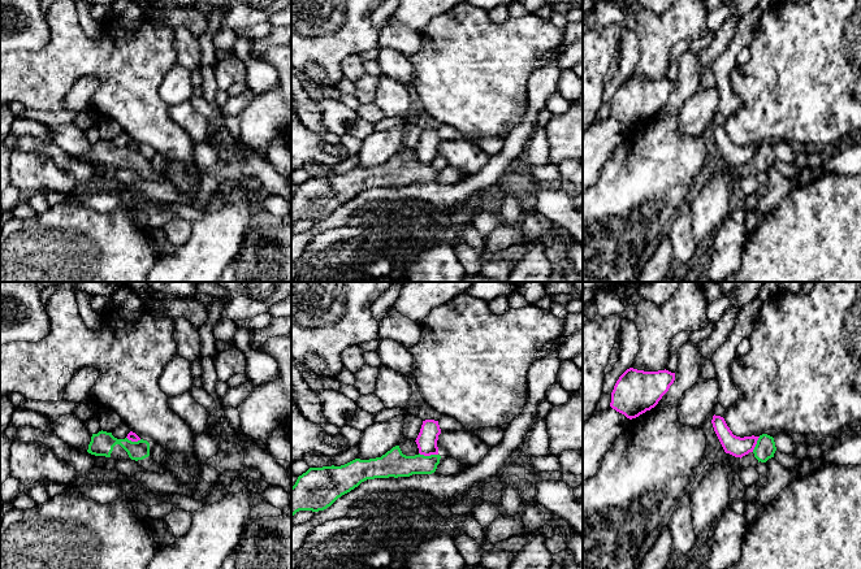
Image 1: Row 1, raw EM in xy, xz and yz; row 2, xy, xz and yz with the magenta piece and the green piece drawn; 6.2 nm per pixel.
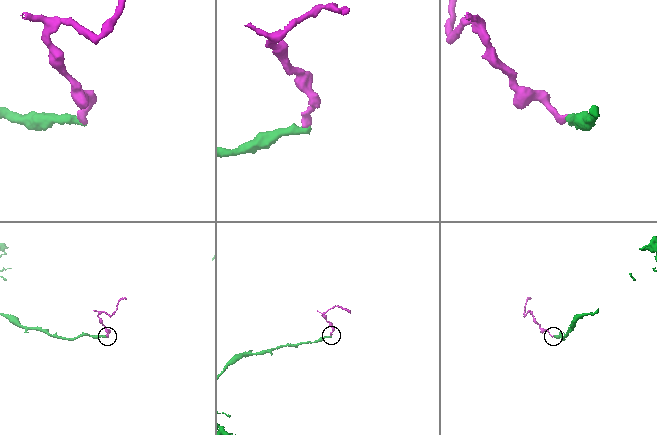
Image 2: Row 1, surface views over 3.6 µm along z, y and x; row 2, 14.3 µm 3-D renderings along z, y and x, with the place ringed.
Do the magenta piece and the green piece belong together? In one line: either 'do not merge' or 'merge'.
do not merge

